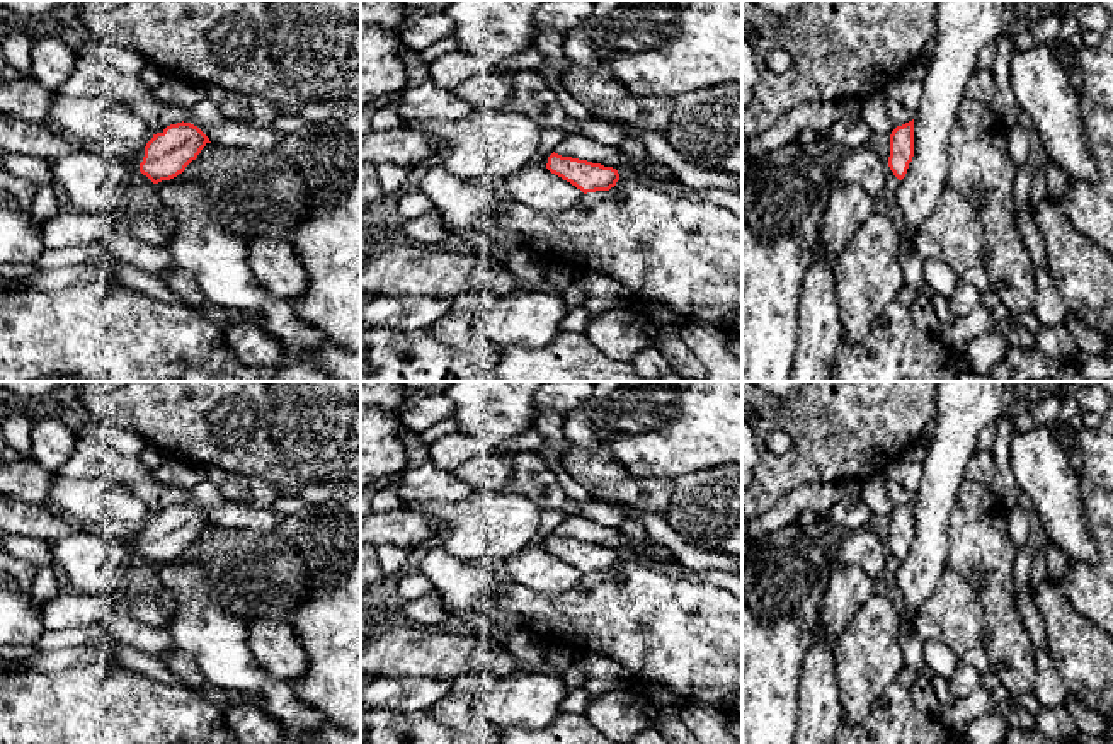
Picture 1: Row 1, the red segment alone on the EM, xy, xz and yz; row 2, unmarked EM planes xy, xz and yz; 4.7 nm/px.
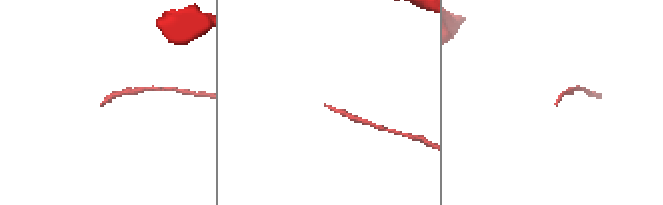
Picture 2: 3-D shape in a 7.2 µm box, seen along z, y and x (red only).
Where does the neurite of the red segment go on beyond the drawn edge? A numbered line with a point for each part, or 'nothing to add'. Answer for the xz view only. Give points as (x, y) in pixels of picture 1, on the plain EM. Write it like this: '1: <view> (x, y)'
nothing to add

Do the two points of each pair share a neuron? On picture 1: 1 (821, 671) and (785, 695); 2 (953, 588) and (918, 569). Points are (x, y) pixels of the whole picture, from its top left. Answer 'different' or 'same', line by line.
1: different
2: different

